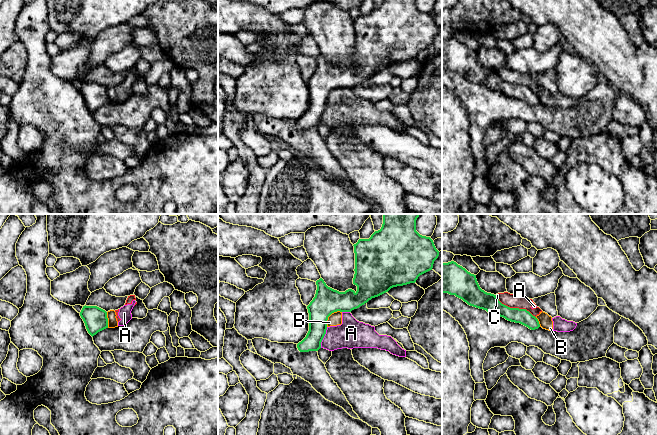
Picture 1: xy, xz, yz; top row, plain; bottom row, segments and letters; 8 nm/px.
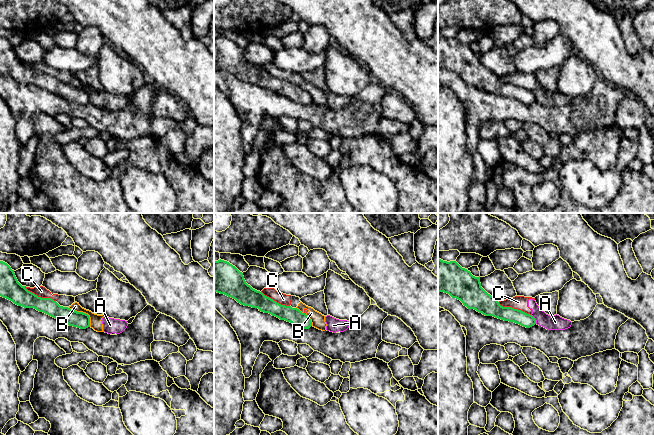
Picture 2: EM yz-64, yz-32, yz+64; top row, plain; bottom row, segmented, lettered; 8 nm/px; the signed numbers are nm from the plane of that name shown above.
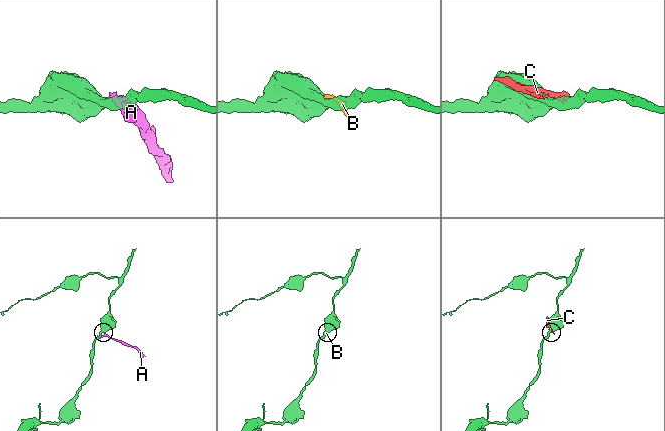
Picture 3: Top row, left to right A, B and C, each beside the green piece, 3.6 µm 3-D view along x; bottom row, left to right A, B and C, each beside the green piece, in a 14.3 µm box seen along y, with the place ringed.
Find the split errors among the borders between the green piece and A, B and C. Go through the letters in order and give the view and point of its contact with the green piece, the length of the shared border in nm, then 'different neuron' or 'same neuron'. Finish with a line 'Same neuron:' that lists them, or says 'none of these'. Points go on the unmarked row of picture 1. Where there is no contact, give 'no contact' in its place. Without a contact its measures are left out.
A: xz (323, 113) | 180 nm | different neuron
B: xz (330, 90) | 180 nm | different neuron
C: yz (515, 84) | 380 nm | different neuron
Same neuron: none of these

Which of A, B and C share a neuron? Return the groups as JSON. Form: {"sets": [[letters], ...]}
{"sets": [["A", "B", "C"]]}

